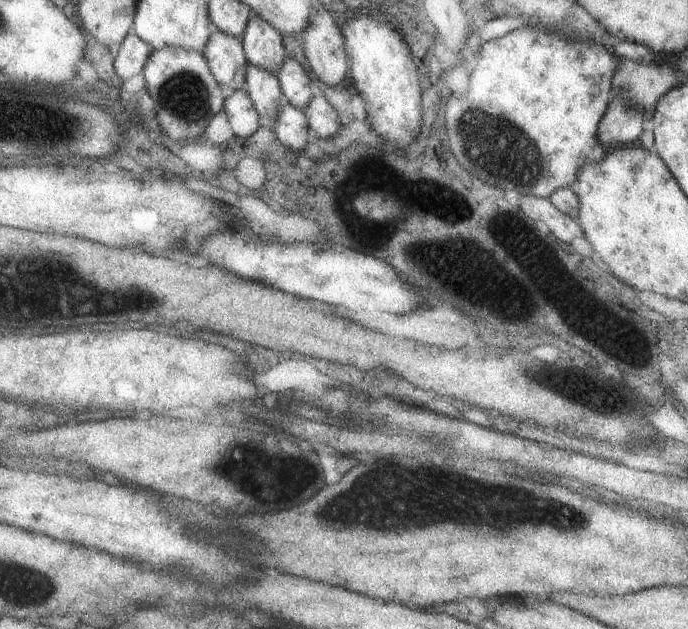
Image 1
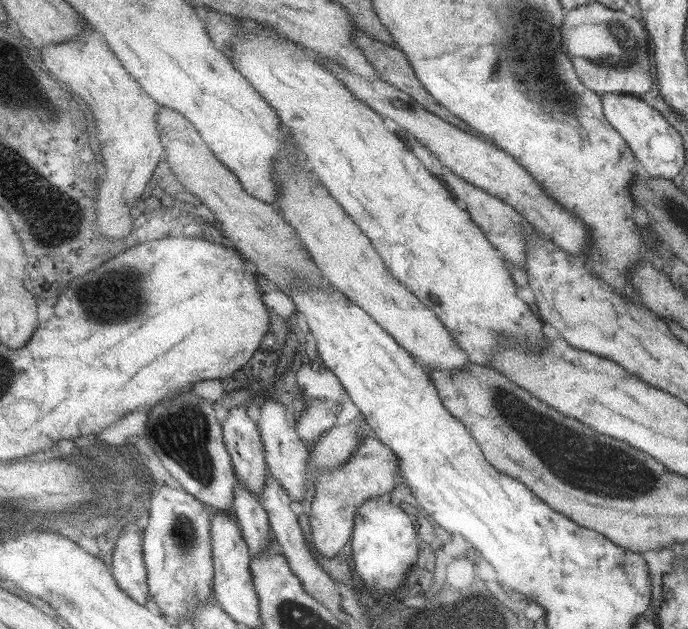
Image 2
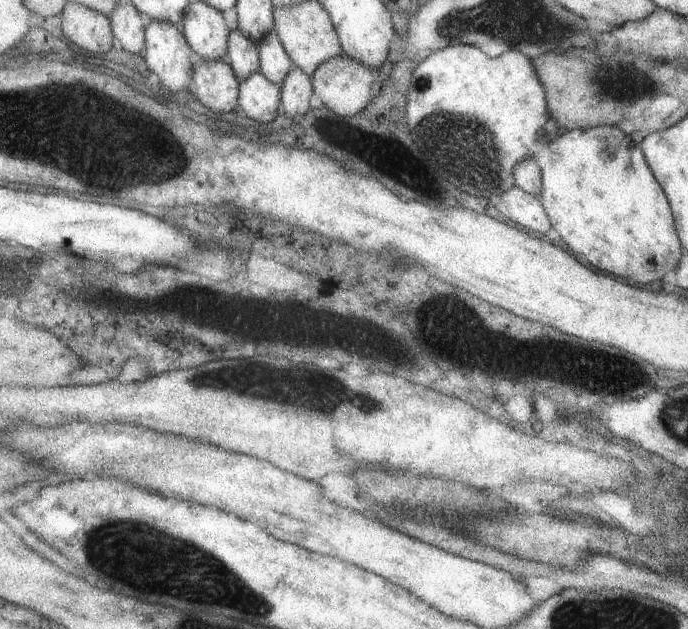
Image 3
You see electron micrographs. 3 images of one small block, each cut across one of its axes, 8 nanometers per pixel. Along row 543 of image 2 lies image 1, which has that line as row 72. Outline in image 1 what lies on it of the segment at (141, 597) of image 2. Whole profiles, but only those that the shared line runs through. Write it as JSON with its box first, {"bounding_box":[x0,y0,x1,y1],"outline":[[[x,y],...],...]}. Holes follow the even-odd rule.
{"bounding_box":[115,32,156,78],"outline":[[[131,32],[122,42],[116,56],[115,68],[121,78],[133,78],[144,73],[148,60],[156,48],[145,42],[137,33]]]}

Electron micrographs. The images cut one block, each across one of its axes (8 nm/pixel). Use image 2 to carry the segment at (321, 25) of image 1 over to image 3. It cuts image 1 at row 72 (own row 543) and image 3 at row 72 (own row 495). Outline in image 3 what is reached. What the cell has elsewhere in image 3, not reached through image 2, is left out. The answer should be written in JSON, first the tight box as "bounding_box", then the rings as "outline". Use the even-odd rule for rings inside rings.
{"bounding_box":[313,53,379,117],"outline":[[[343,53],[327,60],[317,68],[313,79],[314,92],[320,97],[323,106],[329,107],[343,117],[355,116],[363,112],[374,99],[371,96],[375,82],[379,82],[379,70],[367,68],[361,62],[357,62],[353,57]]]}

